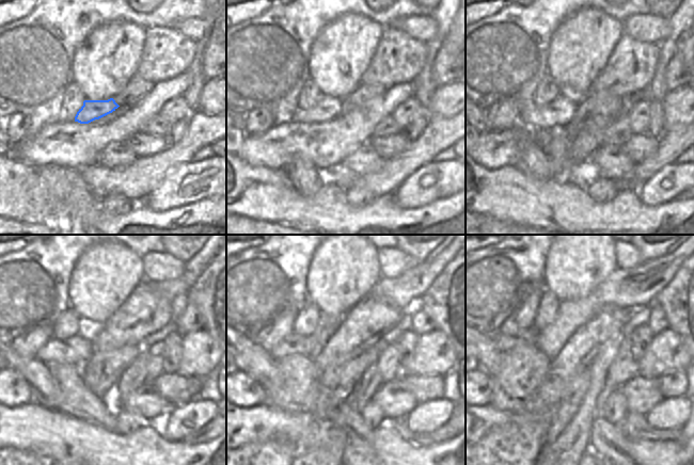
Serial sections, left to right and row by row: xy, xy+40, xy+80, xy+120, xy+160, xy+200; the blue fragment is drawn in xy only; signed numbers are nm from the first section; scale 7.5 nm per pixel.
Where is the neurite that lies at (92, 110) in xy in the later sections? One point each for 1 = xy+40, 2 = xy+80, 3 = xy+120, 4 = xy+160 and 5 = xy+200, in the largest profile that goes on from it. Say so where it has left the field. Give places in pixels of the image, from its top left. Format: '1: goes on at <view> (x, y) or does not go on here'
1: goes on at xy+40 (327, 108)
2: goes on at xy+80 (560, 111)
3: goes on at xy+120 (77, 350)
4: goes on at xy+160 (293, 343)
5: goes on at xy+200 (505, 342)

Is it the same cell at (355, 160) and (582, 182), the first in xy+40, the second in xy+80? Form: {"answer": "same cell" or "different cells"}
{"answer": "different cells"}

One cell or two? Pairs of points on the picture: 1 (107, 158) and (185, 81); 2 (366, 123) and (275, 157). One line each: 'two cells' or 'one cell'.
1: two cells
2: one cell

